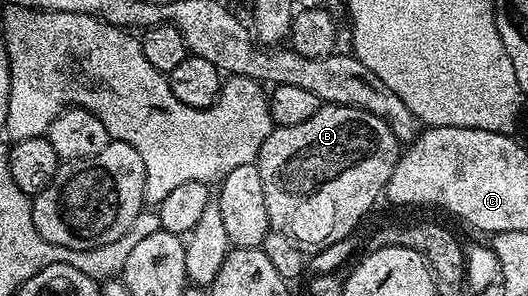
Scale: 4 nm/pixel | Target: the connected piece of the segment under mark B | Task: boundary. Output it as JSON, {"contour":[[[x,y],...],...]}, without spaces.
{"contour":[[[323,104],[302,124],[275,126],[265,144],[261,144],[257,159],[272,230],[288,234],[304,248],[335,246],[345,241],[370,212],[371,205],[386,191],[400,153],[401,143],[393,136],[385,120],[373,116],[373,112],[352,106]]]}

